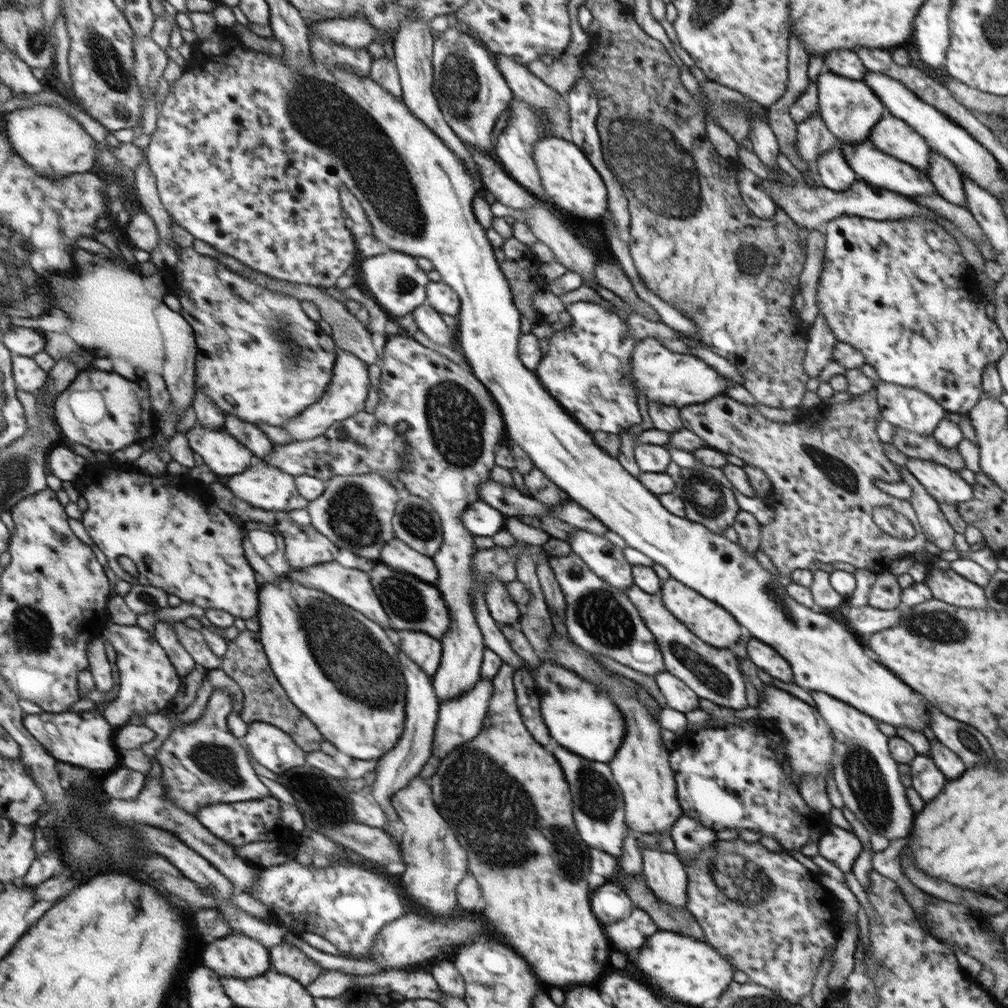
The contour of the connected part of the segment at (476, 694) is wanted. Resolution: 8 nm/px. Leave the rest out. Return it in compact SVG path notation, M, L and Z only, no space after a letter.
M478 679L476 686L470 691L454 697L454 699L442 700L440 718L437 722L437 728L434 732L432 761L435 764L442 762L444 757L448 756L450 751L458 745L468 742L482 730L483 720L489 710L490 696L493 696L494 686L492 679Z

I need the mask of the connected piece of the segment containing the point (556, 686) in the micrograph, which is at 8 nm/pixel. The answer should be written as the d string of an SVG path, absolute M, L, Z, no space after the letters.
M542 661L534 669L534 680L538 680L541 686L545 724L550 729L550 736L554 736L562 748L601 763L609 763L614 759L626 736L626 718L618 704L614 704L604 690L598 690L576 672L548 661Z

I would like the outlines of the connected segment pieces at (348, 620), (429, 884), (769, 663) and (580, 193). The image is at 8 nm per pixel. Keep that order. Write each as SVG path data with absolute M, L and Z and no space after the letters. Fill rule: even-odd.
M287 575L272 583L262 584L260 600L258 615L262 618L262 642L265 644L273 669L298 708L318 725L328 741L334 742L340 751L352 759L378 760L386 752L393 750L405 732L407 688L401 658L398 656L398 650L394 648L394 643L386 636L386 632L376 622L348 608L334 596L320 589L308 588ZM336 652L340 652L340 656L344 656L346 662L336 662Z
M418 775L402 790L394 792L393 796L393 806L407 830L402 834L402 842L399 844L402 862L405 864L400 879L412 900L430 908L432 912L438 912L438 916L456 917L464 911L456 896L462 879L469 874L466 872L466 850L458 844L448 822L440 818L436 804L430 800L432 790L424 782L426 780Z
M752 637L748 640L747 654L758 668L768 672L770 676L782 682L794 683L794 674L789 662L768 644Z
M546 136L534 147L534 158L541 175L542 187L550 195L550 199L576 218L600 224L600 218L608 212L609 196L606 196L601 173L590 162L584 150L573 144L569 137Z

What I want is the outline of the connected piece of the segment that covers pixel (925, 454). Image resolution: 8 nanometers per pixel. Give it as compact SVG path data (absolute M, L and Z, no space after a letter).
M891 425L891 428L894 428L892 444L907 457L936 461L958 473L966 467L966 460L962 458L957 447L944 447L932 435L922 435L901 429L896 425Z

